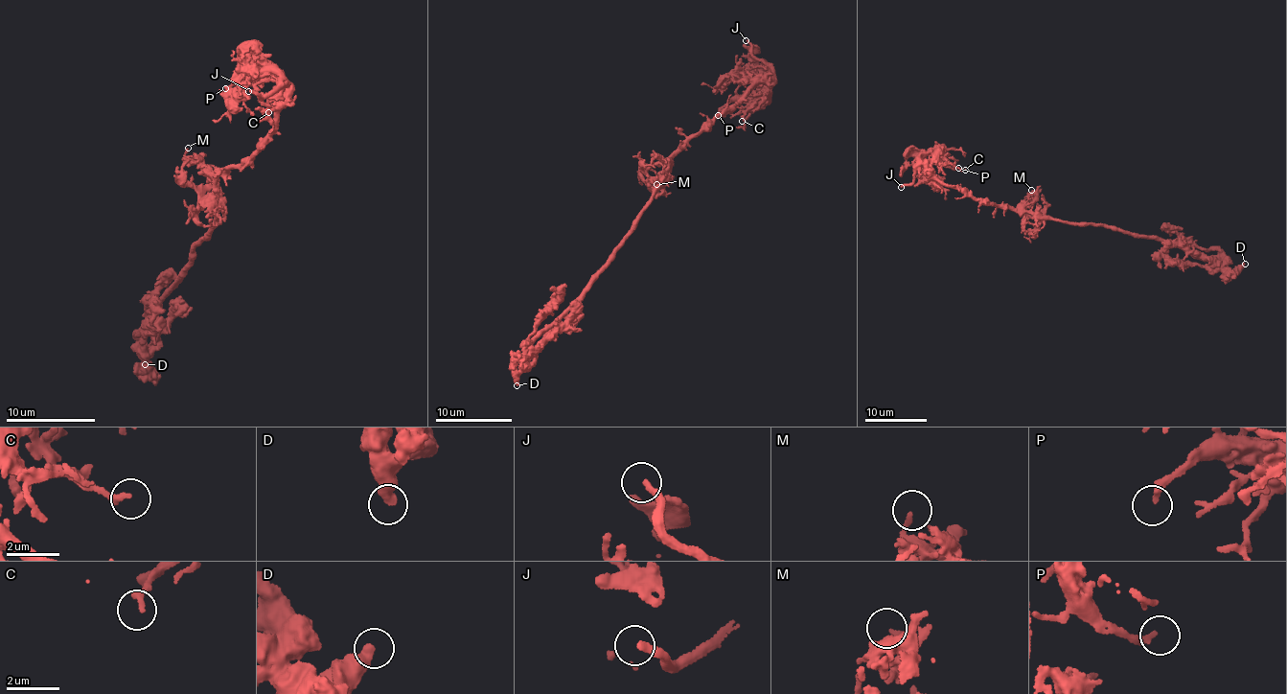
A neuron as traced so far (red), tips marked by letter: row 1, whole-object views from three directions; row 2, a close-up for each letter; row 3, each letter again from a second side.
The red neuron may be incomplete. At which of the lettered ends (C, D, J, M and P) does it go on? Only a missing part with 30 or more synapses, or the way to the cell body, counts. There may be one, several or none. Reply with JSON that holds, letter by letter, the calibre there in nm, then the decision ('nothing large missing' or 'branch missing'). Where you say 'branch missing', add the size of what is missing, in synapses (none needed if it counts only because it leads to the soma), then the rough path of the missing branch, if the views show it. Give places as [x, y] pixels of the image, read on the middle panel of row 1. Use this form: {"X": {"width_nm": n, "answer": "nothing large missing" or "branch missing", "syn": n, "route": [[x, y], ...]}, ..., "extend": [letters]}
{"C": {"width_nm": 240, "answer": "nothing large missing"}, "D": {"width_nm": 480, "answer": "nothing large missing"}, "J": {"width_nm": 280, "answer": "branch missing"}, "M": {"width_nm": 180, "answer": "nothing large missing"}, "P": {"width_nm": 260, "answer": "nothing large missing"}, "extend": ["J"]}

